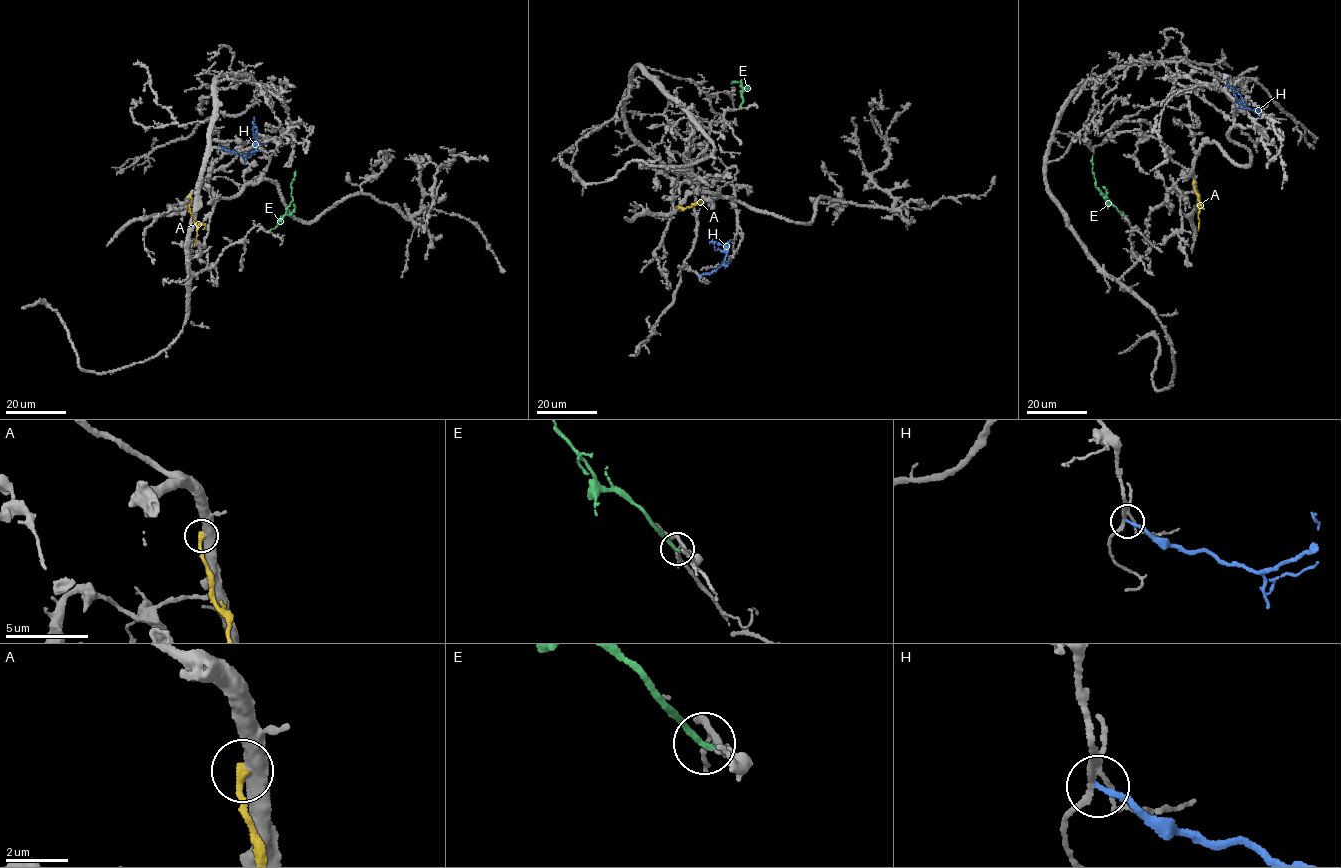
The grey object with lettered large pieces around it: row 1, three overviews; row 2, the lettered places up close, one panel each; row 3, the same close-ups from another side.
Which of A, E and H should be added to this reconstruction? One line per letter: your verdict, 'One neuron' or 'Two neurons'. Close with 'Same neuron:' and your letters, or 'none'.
A: Two neurons
E: One neuron
H: Two neurons
Same neuron: E

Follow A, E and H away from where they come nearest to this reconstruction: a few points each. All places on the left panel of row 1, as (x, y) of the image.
A: (190, 195), (190, 212), (197, 227), (194, 247)
E: (269, 231), (277, 225), (292, 199), (291, 184), (295, 170)
H: (220, 146), (244, 155), (254, 151), (257, 147), (253, 143), (253, 117)

